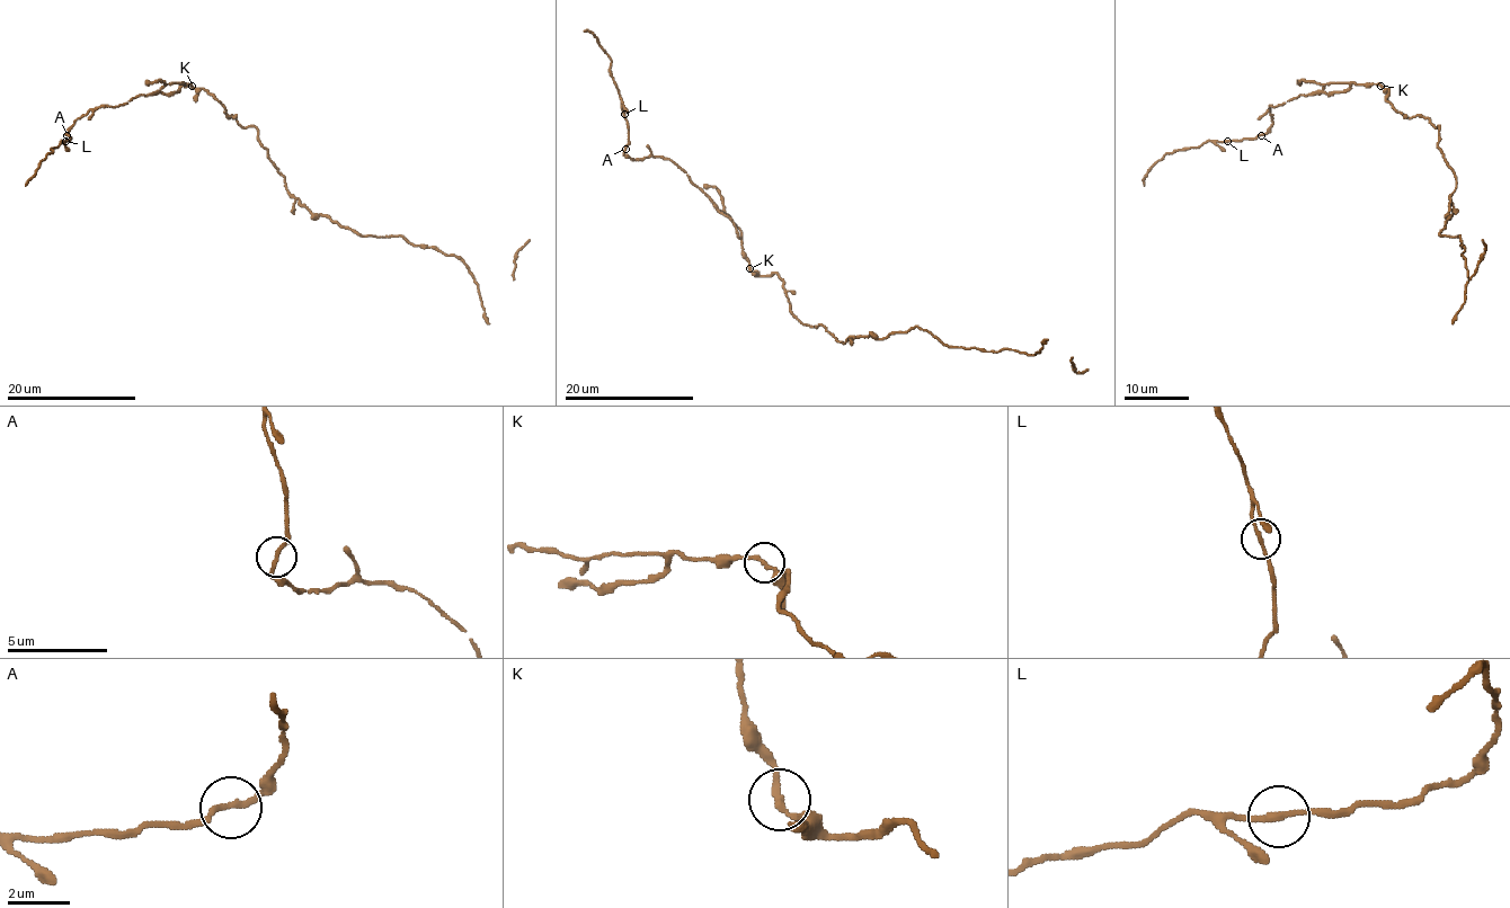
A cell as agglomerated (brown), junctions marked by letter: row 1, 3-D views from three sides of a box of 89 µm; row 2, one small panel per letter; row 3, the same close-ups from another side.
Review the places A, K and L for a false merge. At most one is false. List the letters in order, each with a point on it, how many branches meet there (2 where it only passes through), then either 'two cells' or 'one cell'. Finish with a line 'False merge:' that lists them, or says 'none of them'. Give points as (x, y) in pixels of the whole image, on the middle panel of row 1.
A: at (625, 149); 2 branches meet; one cell
K: at (749, 268); 2 branches meet; one cell
L: at (624, 114); 2 branches meet; one cell
False merge: none of them

